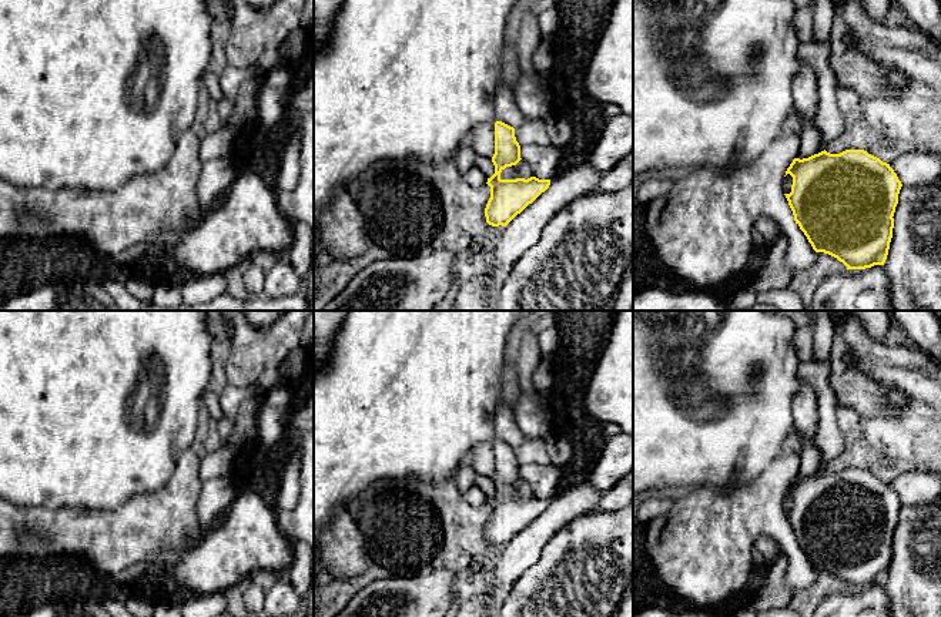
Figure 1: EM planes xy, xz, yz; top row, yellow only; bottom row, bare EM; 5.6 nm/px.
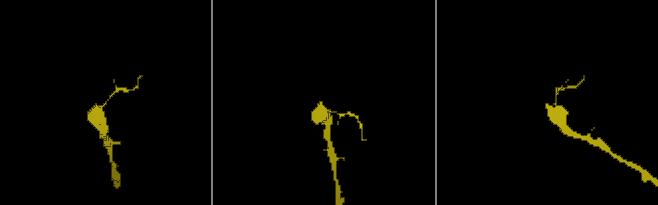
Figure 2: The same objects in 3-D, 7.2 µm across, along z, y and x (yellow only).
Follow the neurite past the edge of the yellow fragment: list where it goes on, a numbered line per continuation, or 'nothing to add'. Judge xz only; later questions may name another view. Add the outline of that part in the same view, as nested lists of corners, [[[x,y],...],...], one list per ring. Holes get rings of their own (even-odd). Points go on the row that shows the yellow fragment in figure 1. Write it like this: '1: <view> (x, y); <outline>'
1: xz (398, 79); [[[345,0],[336,13],[334,30],[325,47],[314,54],[314,234],[319,234],[319,218],[322,207],[331,199],[338,188],[349,190],[374,164],[384,160],[416,160],[423,162],[445,162],[453,160],[458,147],[469,140],[470,131],[480,124],[495,127],[493,94],[502,81],[502,51],[506,47],[506,20],[513,7],[529,3],[530,0]]]

